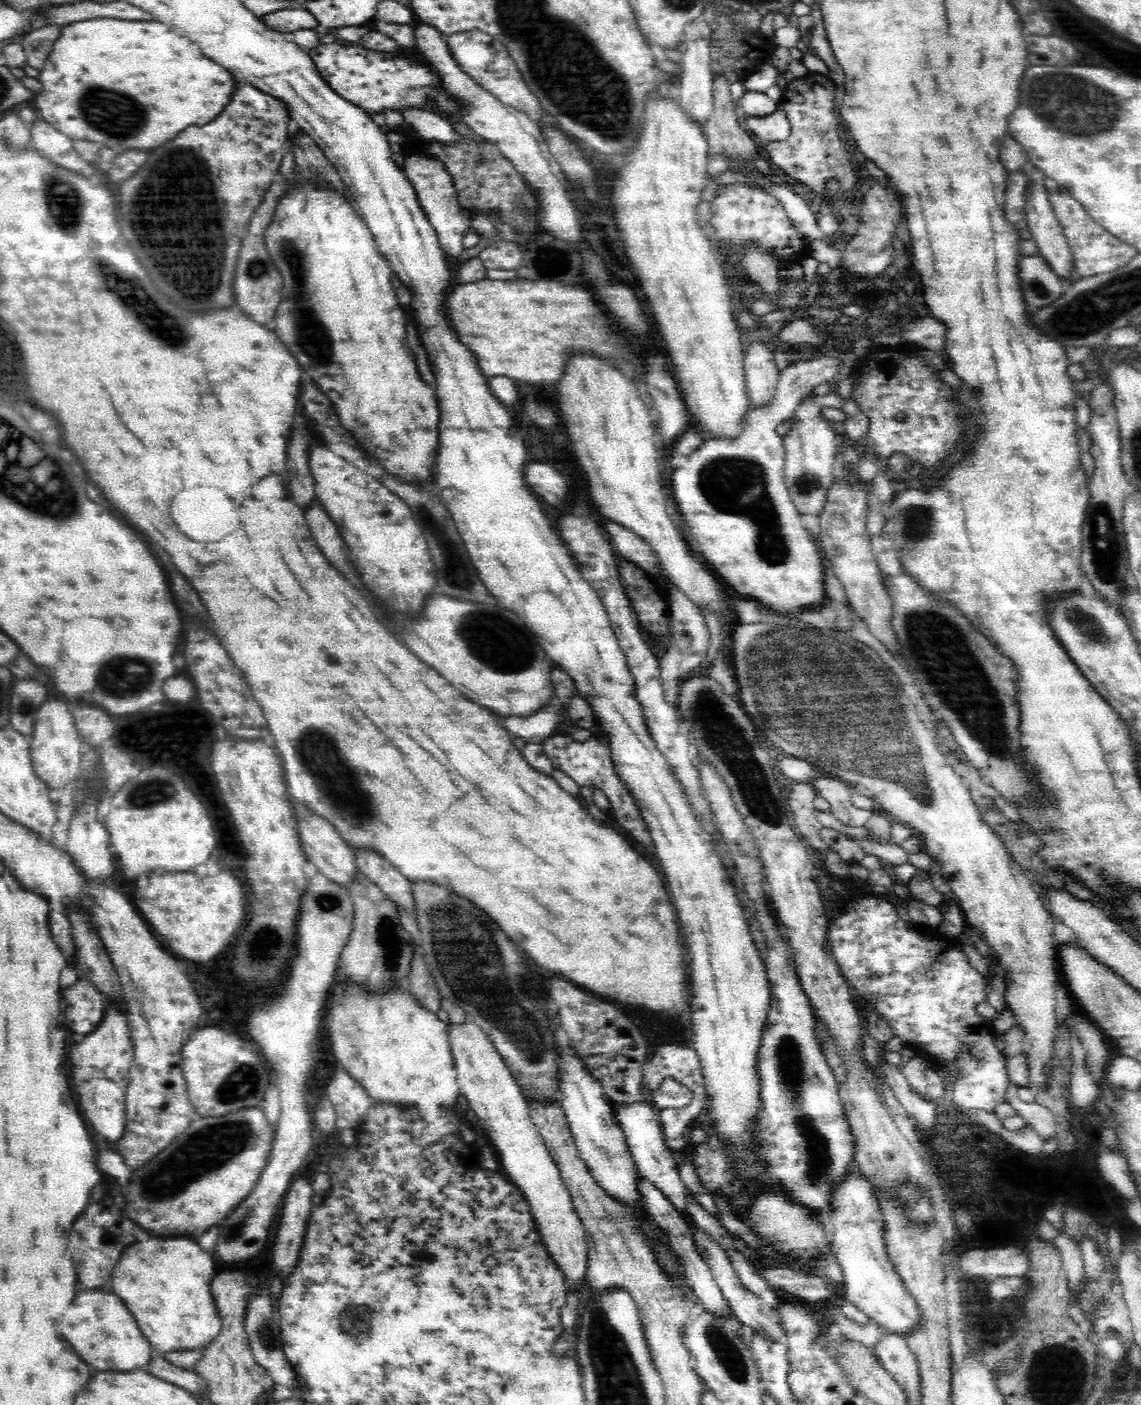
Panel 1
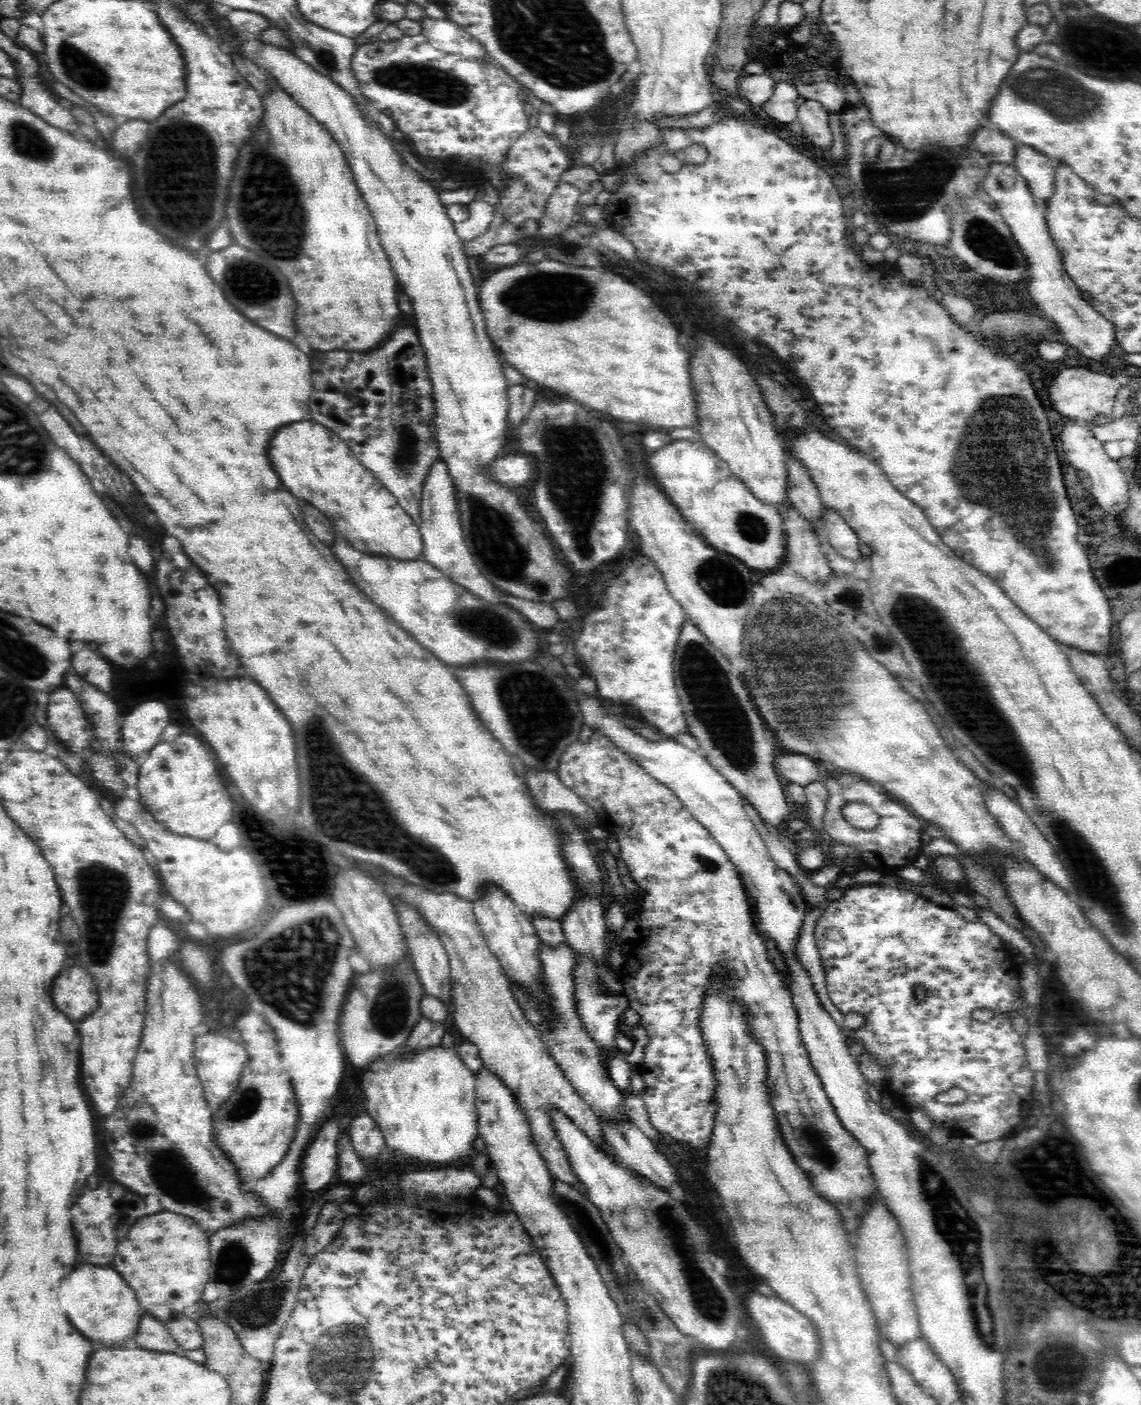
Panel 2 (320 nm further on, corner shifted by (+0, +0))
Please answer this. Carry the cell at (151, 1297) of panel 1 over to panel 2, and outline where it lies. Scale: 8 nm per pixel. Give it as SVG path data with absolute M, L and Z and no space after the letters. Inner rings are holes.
M158 1212L140 1218L126 1238L120 1240L118 1270L136 1292L144 1312L164 1324L176 1317L194 1315L195 1305L203 1300L209 1277L209 1235L192 1218Z

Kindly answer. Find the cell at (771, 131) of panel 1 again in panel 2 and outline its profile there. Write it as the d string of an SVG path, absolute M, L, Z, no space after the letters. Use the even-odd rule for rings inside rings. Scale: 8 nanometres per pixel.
M778 82L772 98L764 104L764 111L772 119L788 124L797 118L798 104L796 104L796 100L798 100L798 96L798 90L794 84Z

